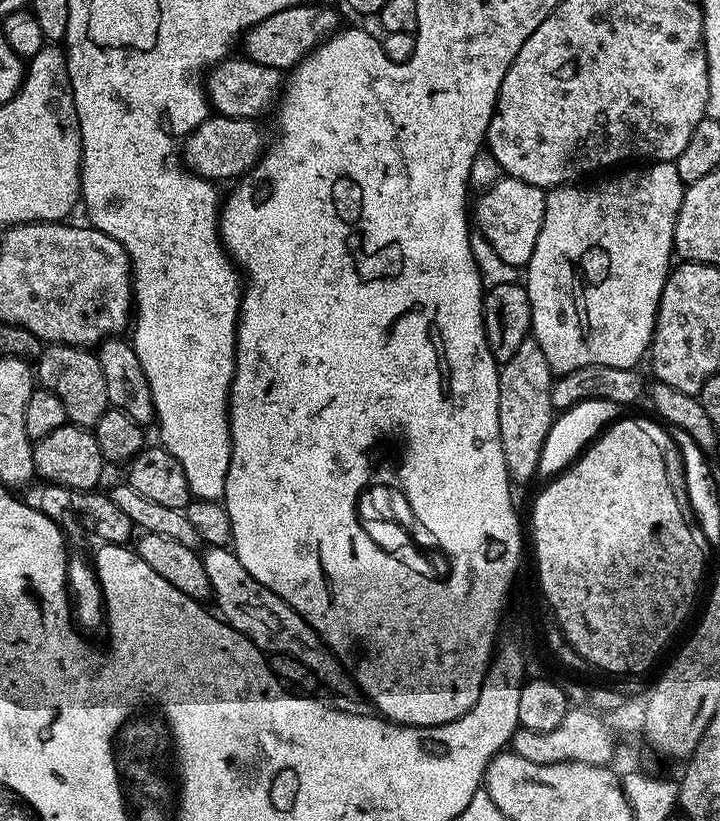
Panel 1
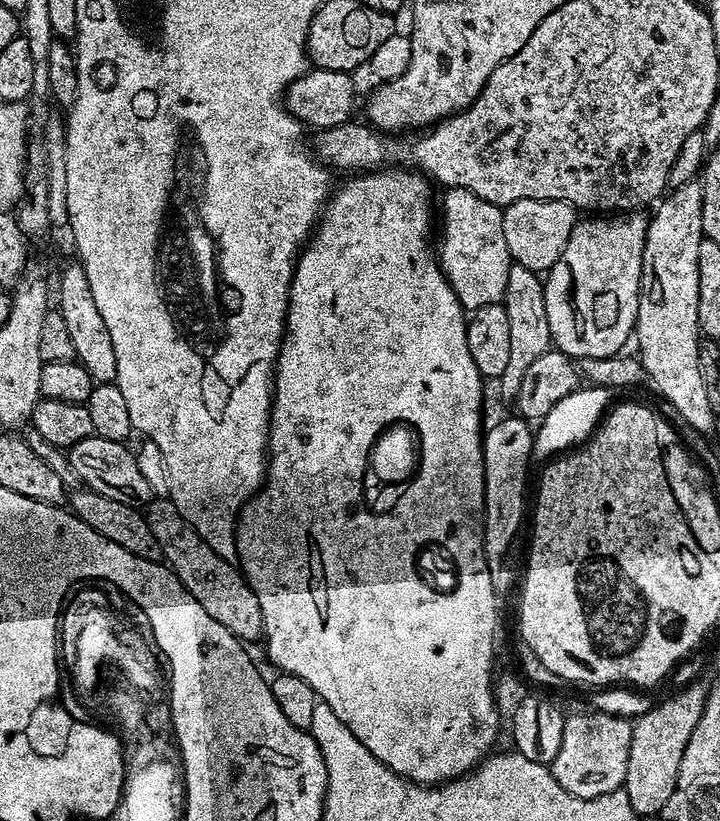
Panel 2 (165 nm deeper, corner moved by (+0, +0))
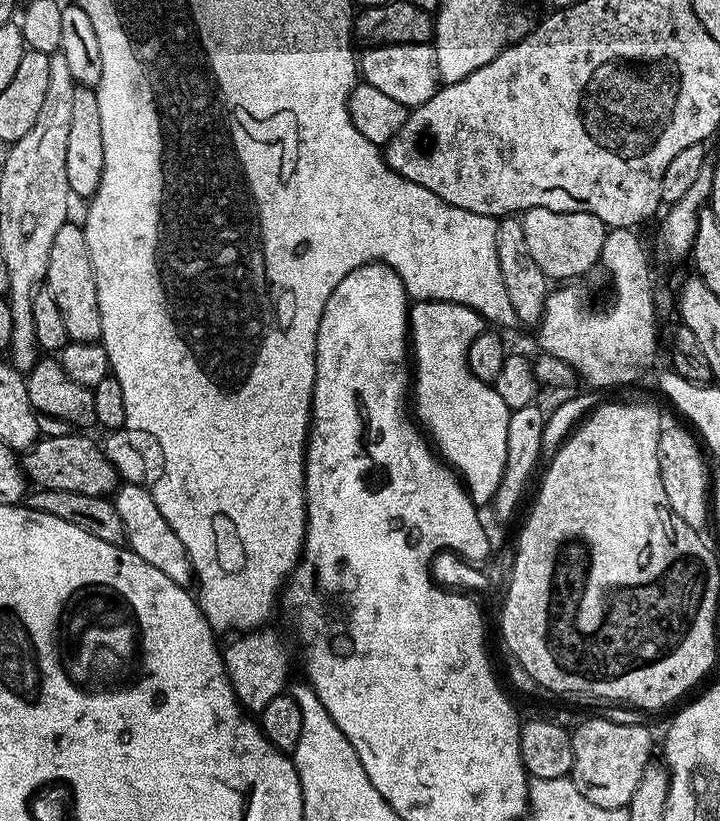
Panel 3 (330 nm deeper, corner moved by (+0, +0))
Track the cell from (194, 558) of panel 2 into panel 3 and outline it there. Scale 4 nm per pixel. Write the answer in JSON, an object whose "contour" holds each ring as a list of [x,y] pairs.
{"contour":[[[123,483],[115,493],[114,503],[116,513],[124,523],[126,540],[132,551],[150,562],[150,566],[162,570],[162,574],[166,574],[166,578],[170,578],[174,583],[181,586],[191,585],[191,580],[192,583],[194,580],[192,559],[188,556],[188,550],[180,535],[172,529],[170,522],[166,522],[155,495],[142,485]]]}

